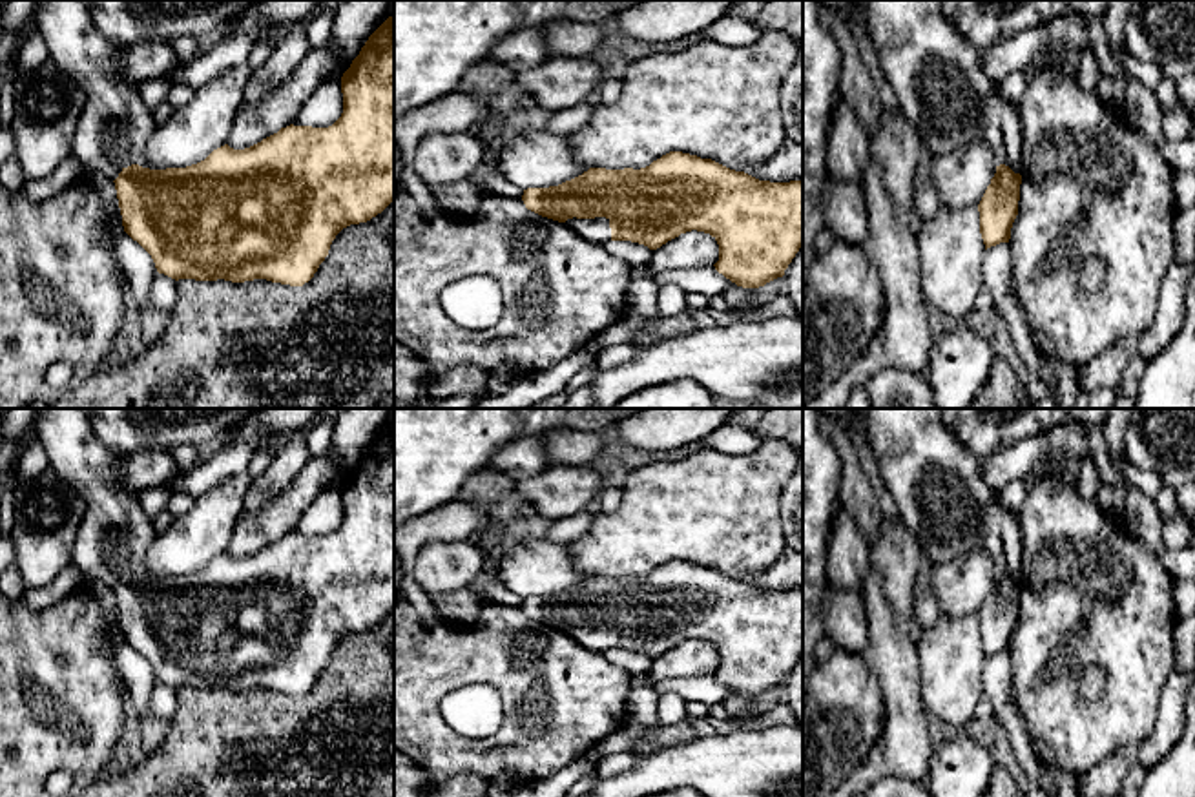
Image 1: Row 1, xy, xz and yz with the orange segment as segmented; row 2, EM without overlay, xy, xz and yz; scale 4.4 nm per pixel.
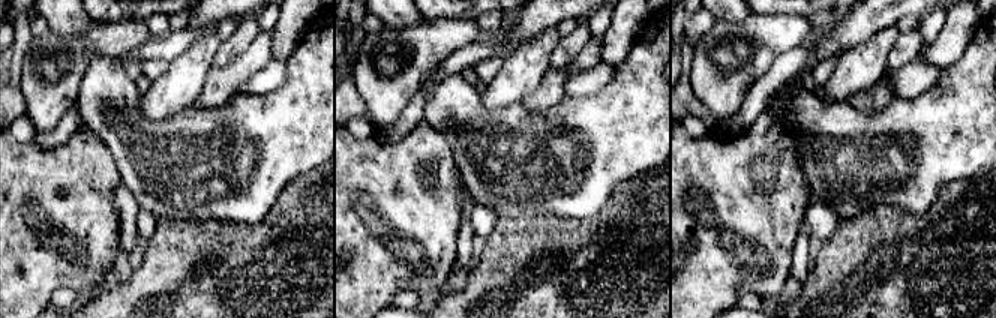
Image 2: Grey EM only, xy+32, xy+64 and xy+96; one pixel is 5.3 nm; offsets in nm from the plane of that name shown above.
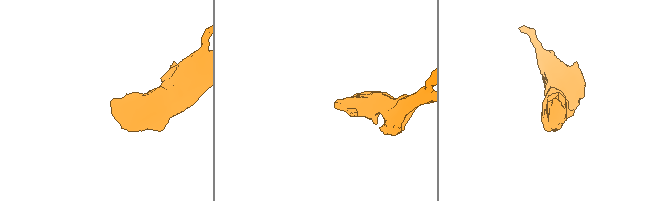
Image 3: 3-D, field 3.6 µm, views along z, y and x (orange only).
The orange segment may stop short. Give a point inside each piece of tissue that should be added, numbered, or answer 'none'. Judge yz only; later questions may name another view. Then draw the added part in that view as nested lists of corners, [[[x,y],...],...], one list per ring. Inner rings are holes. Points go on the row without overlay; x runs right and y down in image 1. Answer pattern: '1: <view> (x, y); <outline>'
1: yz (936, 482); [[[857,409],[867,429],[863,445],[867,445],[881,478],[896,502],[899,520],[916,536],[921,551],[932,564],[951,562],[983,549],[992,556],[996,574],[1005,573],[1014,582],[1024,574],[1024,534],[1016,514],[1011,514],[996,491],[983,478],[983,458],[969,449],[943,423],[940,409]]]

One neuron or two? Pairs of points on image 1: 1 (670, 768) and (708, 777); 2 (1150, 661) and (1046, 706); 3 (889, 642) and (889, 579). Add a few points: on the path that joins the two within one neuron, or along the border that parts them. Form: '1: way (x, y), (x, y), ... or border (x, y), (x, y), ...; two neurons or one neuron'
1: way (679, 768), (699, 768); one neuron
2: way (1124, 686), (1102, 708), (1071, 708); one neuron
3: way (889, 626), (889, 595); one neuron

